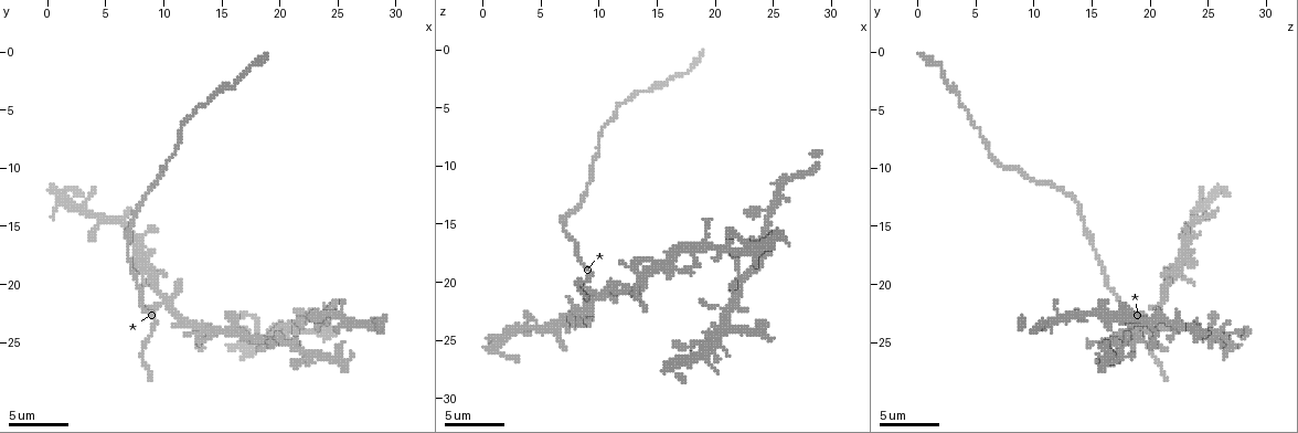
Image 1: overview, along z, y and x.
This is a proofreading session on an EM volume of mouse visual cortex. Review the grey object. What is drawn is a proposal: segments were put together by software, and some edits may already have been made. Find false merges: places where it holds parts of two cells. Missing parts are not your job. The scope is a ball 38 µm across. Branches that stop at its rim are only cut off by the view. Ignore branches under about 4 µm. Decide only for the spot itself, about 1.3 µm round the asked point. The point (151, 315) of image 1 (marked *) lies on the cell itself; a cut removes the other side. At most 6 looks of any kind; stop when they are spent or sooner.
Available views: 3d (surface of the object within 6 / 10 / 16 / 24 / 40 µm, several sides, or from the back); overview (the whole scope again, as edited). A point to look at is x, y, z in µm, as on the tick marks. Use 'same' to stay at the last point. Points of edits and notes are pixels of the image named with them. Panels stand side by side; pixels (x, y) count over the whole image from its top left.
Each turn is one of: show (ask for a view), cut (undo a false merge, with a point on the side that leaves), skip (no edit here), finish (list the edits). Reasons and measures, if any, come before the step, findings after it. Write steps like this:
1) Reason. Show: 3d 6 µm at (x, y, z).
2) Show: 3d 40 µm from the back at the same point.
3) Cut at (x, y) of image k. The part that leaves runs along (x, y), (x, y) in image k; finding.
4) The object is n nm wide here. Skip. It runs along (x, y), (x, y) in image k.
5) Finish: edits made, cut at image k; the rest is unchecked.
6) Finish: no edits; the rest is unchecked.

Show: 3d 6 µm at (9.8, 21.0, 21.6).

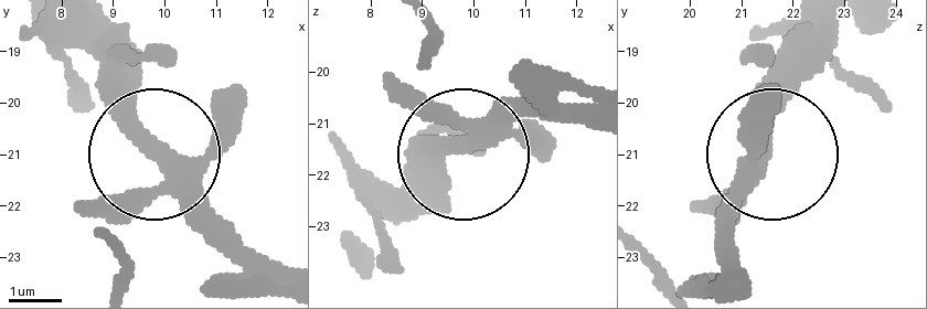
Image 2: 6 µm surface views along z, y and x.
4 arms meet here. Skip. Continuous, no second cell.

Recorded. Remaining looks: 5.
Three arms meet. Show: 3d 6 µm at (8.0, 16.8, 23.0).

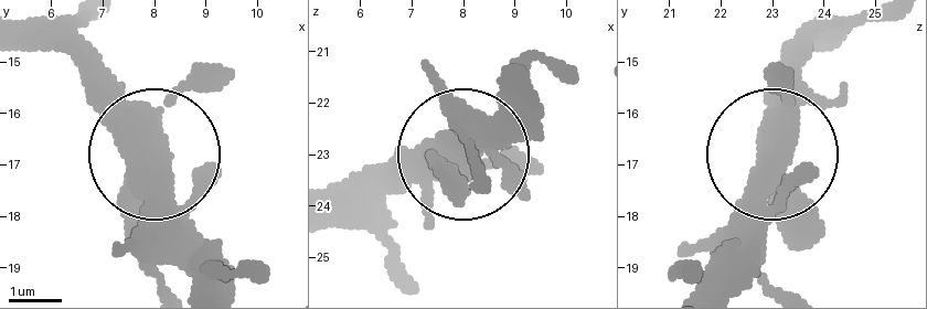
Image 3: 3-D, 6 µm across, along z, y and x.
3 arms meet here. Skip. It runs along (713, 284), (748, 232), (787, 51) in image 3; continuous, no second cell.

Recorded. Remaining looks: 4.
Three arms meet. Show: 3d 6 µm at (21.2, 25.4, 16.8).

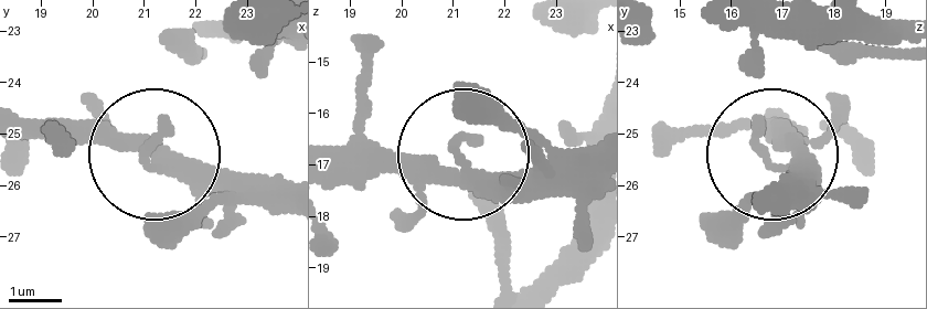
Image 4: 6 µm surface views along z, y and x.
Other side. Show: 3d 6 µm from the back at (21.05, 25.35, 16.65).

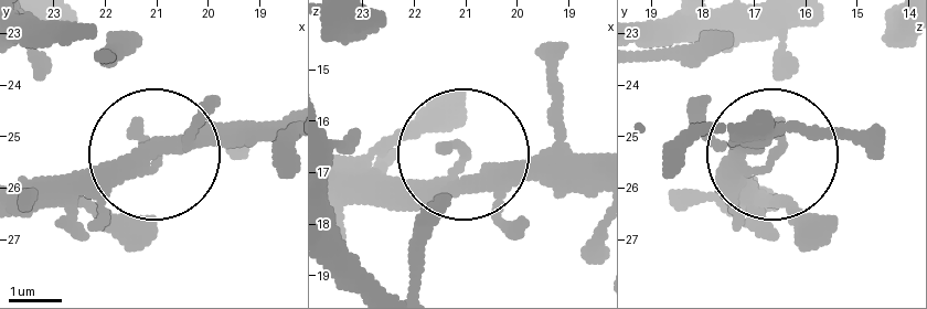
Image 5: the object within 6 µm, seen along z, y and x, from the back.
3 arms meet here. Skip. It runs along (746, 120), (759, 169), (698, 200) in image 5; continuous, no second cell.

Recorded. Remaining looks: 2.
Finish: no edits; the rest is unchecked.

